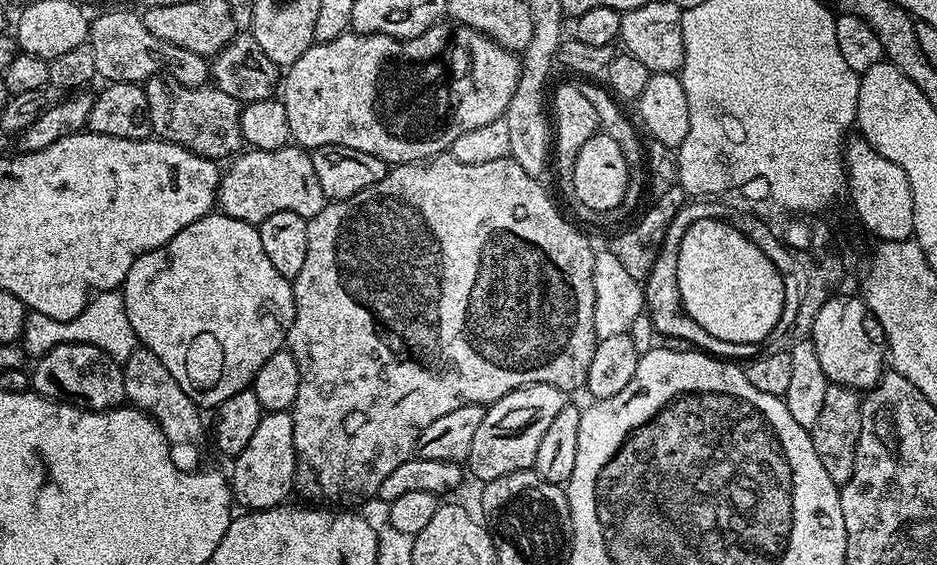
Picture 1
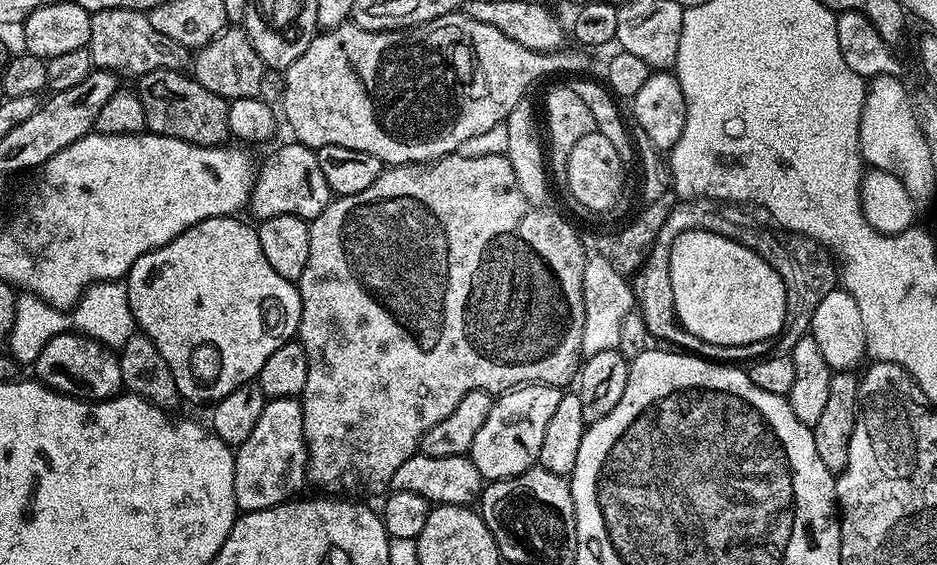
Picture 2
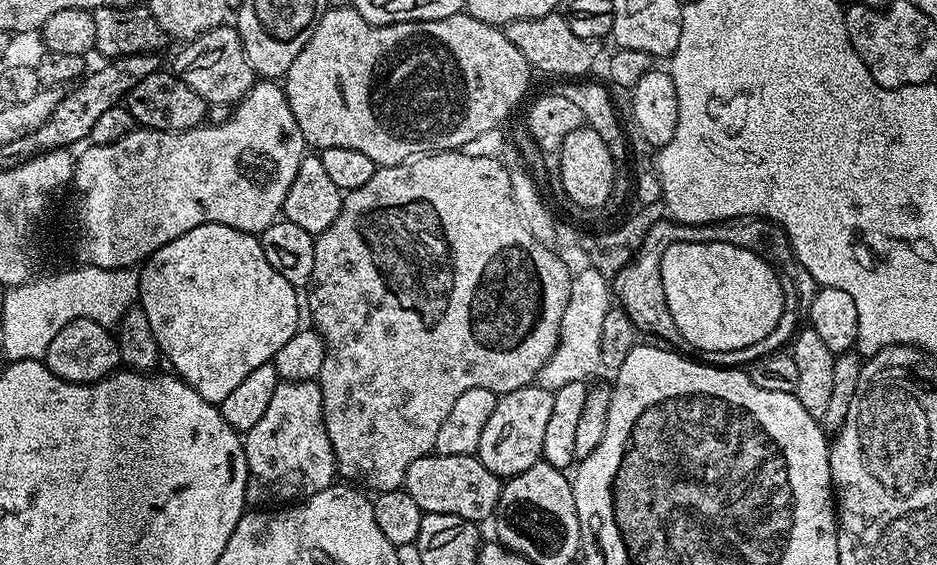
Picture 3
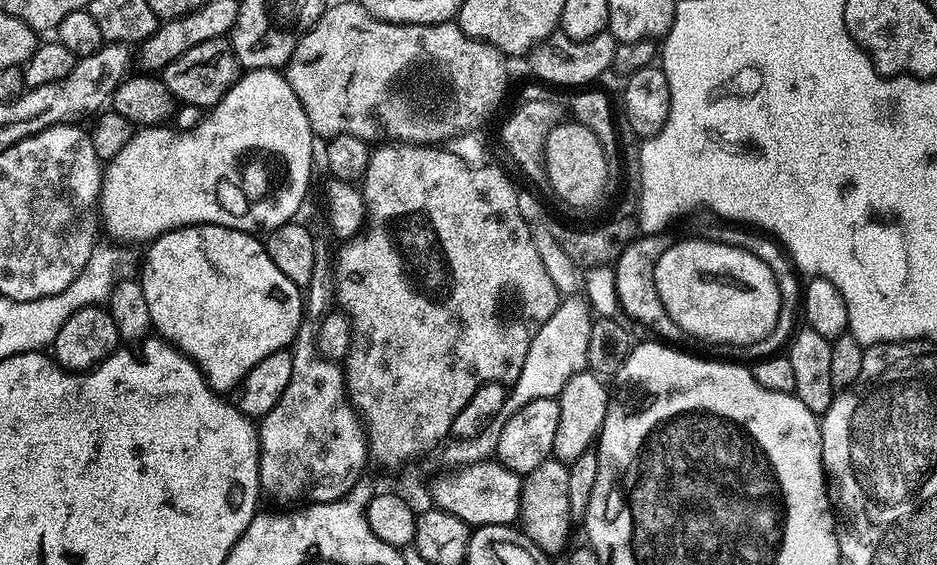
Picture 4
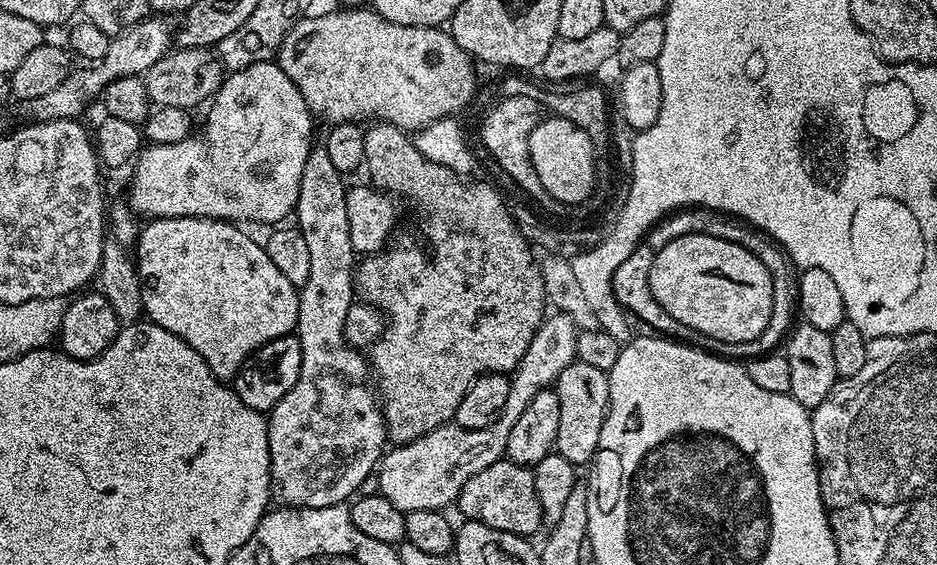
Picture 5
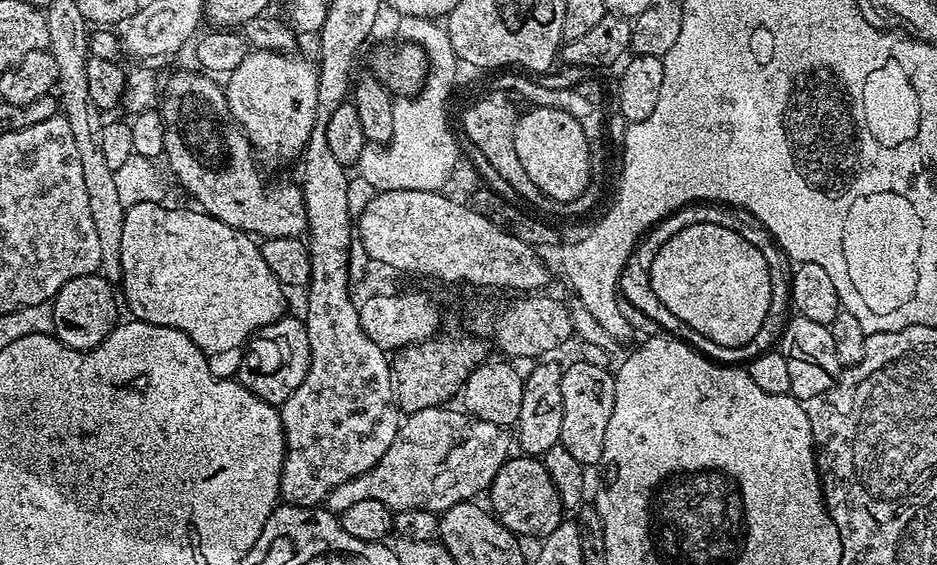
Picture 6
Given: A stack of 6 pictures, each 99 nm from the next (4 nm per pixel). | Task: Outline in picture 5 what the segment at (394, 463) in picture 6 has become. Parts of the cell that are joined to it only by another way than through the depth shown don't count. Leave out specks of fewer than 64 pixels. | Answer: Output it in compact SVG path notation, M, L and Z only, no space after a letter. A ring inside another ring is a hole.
M552 314L545 319L534 334L522 362L510 376L510 402L502 410L502 418L488 428L470 430L459 428L455 422L443 424L422 438L414 438L409 444L398 444L385 451L379 465L379 495L390 498L394 506L403 512L414 510L442 510L459 499L462 486L482 470L501 460L506 454L506 442L514 422L530 406L539 392L551 389L558 374L577 359L576 340L578 329L573 320L563 314Z

